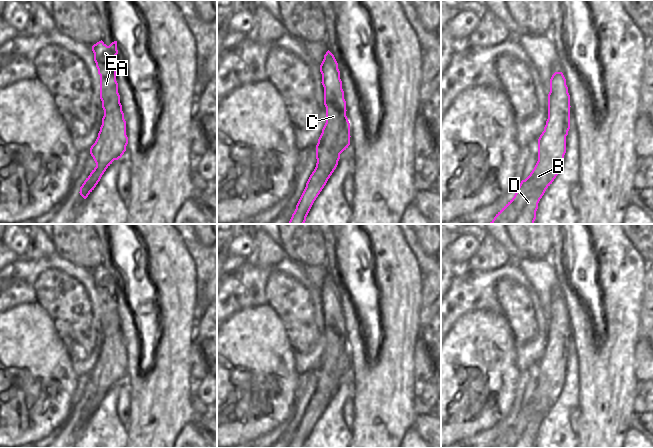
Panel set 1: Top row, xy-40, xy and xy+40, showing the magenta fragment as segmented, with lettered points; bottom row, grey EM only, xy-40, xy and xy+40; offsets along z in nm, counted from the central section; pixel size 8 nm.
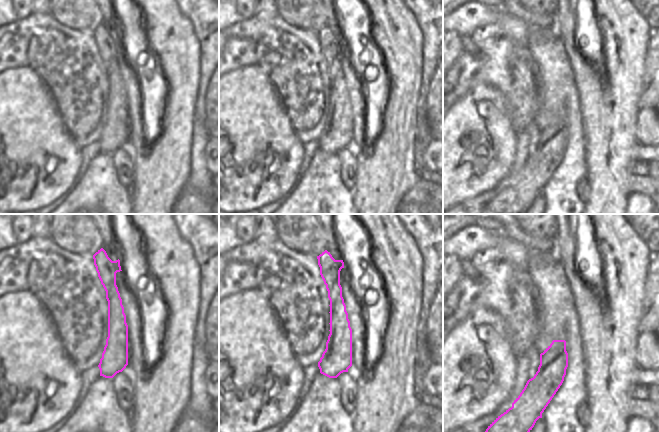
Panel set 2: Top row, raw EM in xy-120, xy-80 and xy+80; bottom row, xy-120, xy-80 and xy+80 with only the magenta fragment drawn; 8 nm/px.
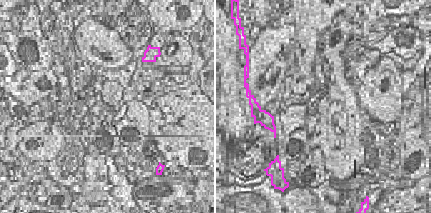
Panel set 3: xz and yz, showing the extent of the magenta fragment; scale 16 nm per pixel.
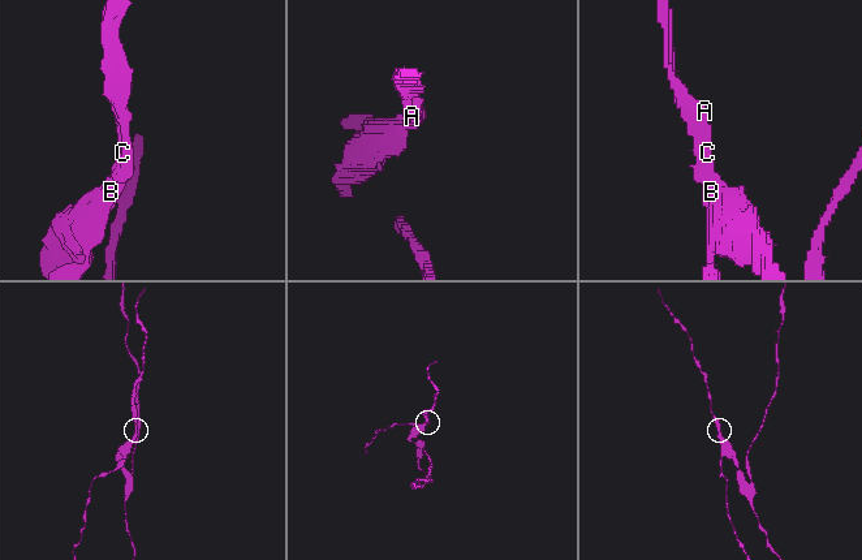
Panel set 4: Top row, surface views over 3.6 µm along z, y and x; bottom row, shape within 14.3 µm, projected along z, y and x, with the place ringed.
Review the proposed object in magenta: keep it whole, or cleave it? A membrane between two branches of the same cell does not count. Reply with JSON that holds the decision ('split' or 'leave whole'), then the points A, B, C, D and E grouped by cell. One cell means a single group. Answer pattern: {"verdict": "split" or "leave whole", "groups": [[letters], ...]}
{"verdict": "split", "groups": [["A", "C", "E"], ["B", "D"]]}

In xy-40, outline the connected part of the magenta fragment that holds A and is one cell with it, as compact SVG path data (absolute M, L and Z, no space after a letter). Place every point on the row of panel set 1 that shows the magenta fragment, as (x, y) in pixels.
M102 40L92 46L94 61L100 75L100 99L104 116L95 144L111 150L114 160L126 151L126 121L116 81L117 41L107 46Z

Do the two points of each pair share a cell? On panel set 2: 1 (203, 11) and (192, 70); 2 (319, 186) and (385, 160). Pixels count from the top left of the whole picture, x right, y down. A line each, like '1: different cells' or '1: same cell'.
1: different cells
2: different cells

